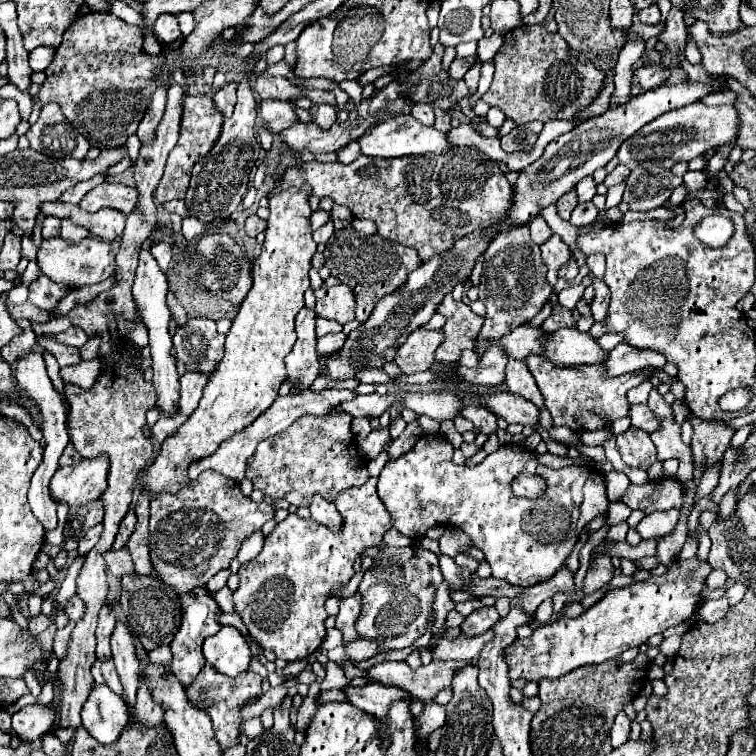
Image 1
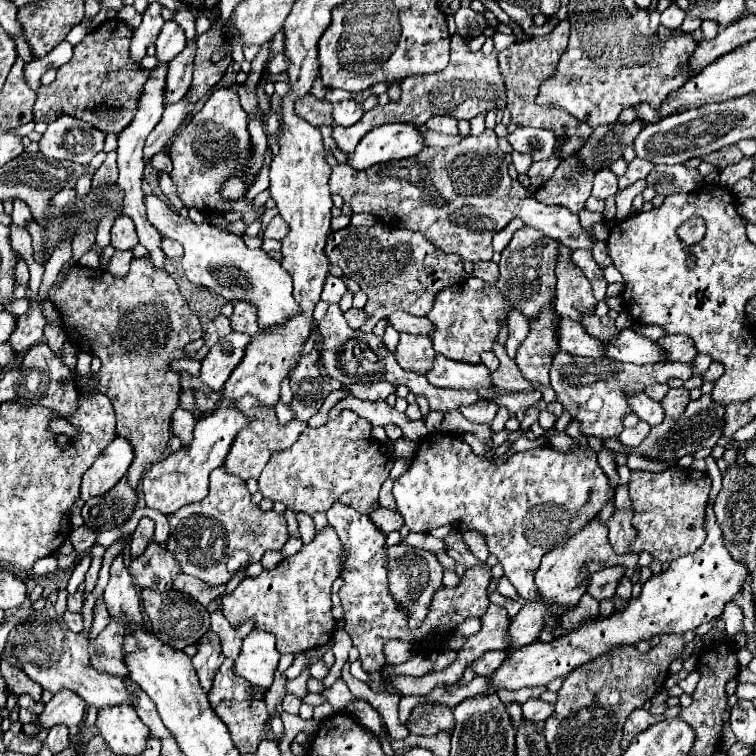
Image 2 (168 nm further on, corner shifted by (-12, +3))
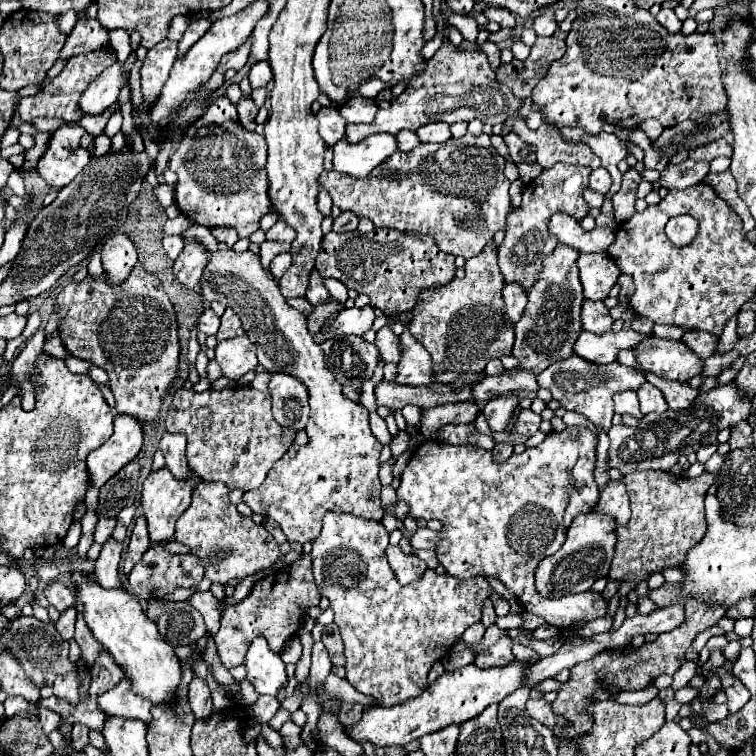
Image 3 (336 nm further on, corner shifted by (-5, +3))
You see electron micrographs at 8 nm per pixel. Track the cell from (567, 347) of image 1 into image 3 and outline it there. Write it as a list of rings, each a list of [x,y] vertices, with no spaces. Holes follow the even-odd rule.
[[[647,338],[637,346],[639,366],[647,372],[653,372],[667,380],[689,382],[699,376],[703,370],[703,360],[697,358],[683,340],[665,340],[665,338]]]

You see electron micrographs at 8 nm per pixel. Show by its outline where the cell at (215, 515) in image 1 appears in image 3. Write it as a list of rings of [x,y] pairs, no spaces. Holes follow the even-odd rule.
[[[197,482],[193,490],[193,504],[177,520],[175,540],[189,546],[191,552],[205,562],[205,576],[213,582],[225,584],[231,578],[245,578],[259,570],[271,568],[279,558],[279,546],[263,524],[255,524],[237,512],[229,500],[227,486],[221,482]]]

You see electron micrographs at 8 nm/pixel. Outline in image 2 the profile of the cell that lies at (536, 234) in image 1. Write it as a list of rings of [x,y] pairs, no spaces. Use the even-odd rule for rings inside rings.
[[[558,244],[559,255],[555,269],[558,286],[556,286],[556,312],[578,320],[580,314],[592,314],[596,300],[592,296],[590,280],[584,272],[575,267],[571,261],[570,249]]]

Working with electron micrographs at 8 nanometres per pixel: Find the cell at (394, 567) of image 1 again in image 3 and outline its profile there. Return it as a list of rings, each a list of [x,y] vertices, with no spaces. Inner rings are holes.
[[[399,546],[387,548],[387,560],[401,584],[409,584],[409,582],[421,578],[423,570],[427,570],[427,564],[423,560],[419,560],[415,554],[409,554],[409,556],[403,554]]]

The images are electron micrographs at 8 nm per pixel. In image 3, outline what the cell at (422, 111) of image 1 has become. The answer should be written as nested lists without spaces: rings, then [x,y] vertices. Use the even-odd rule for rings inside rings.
[[[437,122],[437,124],[425,124],[417,130],[417,136],[419,136],[419,142],[445,142],[451,138],[451,132],[449,132],[449,126],[445,126],[445,122]]]

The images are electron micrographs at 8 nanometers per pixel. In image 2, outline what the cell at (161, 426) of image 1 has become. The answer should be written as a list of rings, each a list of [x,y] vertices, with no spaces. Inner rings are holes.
[[[197,390],[195,392],[195,397],[196,405],[205,415],[209,415],[218,405],[221,395],[219,393],[212,393],[210,395],[206,395],[202,391]]]

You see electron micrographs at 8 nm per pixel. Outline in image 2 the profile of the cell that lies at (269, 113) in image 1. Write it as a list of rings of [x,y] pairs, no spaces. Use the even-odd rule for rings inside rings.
[[[306,94],[304,98],[296,100],[294,112],[300,114],[312,126],[322,126],[322,124],[332,126],[332,104],[330,102],[322,102],[316,96],[312,96],[312,94]]]

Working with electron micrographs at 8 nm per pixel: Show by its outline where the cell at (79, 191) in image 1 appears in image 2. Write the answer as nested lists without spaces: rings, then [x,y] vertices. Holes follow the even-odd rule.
[[[62,189],[52,199],[54,206],[62,207],[73,203],[76,198],[76,191],[74,189]]]

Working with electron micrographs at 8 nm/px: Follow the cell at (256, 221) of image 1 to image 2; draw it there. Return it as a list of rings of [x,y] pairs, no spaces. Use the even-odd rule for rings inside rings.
[[[274,216],[268,224],[268,228],[264,230],[264,238],[274,238],[274,240],[282,240],[284,234],[288,232],[288,226],[286,222],[280,218],[280,216]]]

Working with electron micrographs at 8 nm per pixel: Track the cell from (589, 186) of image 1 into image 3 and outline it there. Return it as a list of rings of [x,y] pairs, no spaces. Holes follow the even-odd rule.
[[[597,168],[597,170],[591,172],[591,182],[589,182],[591,190],[597,190],[597,192],[605,194],[609,190],[609,186],[611,186],[611,176],[605,168]]]

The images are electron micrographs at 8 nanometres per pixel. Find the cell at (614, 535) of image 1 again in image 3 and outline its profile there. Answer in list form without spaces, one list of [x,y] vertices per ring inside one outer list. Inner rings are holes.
[[[623,480],[607,482],[607,486],[601,490],[601,496],[599,496],[599,502],[597,502],[595,510],[615,516],[619,526],[629,522],[631,510],[629,510],[629,496],[627,496]]]

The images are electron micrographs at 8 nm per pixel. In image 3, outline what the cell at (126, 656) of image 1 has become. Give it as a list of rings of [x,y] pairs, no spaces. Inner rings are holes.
[[[109,536],[109,540],[103,544],[99,558],[95,560],[95,578],[101,582],[101,586],[121,588],[121,580],[117,572],[119,556],[121,556],[121,542]]]

